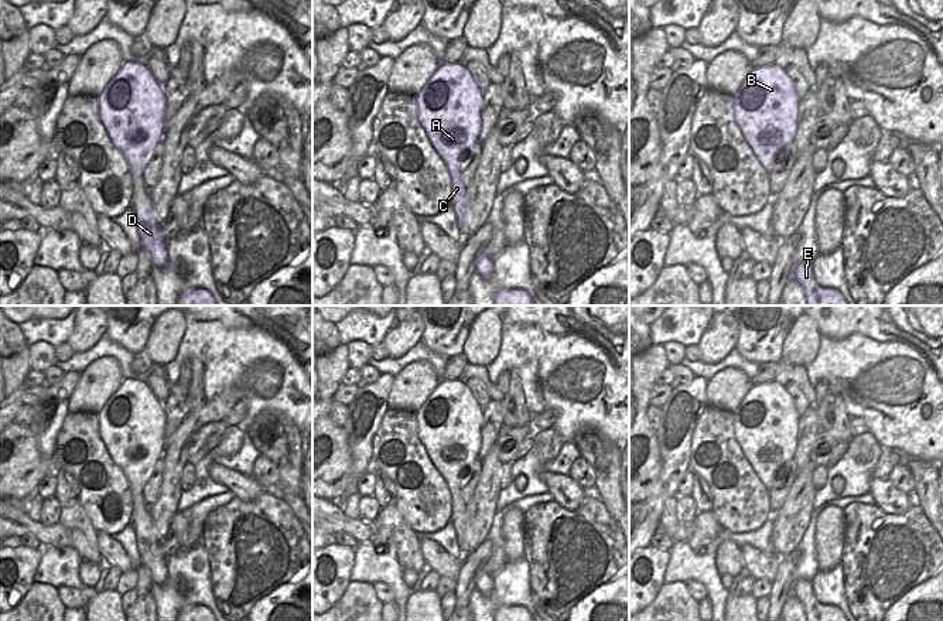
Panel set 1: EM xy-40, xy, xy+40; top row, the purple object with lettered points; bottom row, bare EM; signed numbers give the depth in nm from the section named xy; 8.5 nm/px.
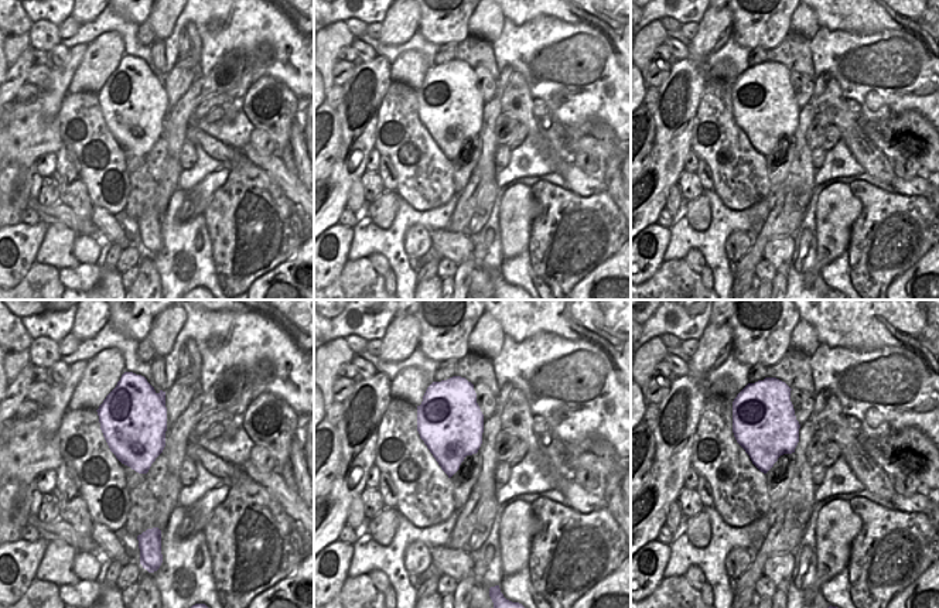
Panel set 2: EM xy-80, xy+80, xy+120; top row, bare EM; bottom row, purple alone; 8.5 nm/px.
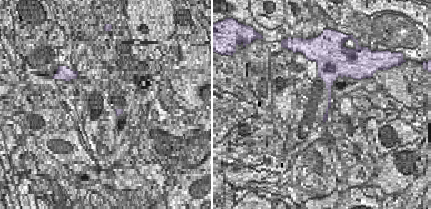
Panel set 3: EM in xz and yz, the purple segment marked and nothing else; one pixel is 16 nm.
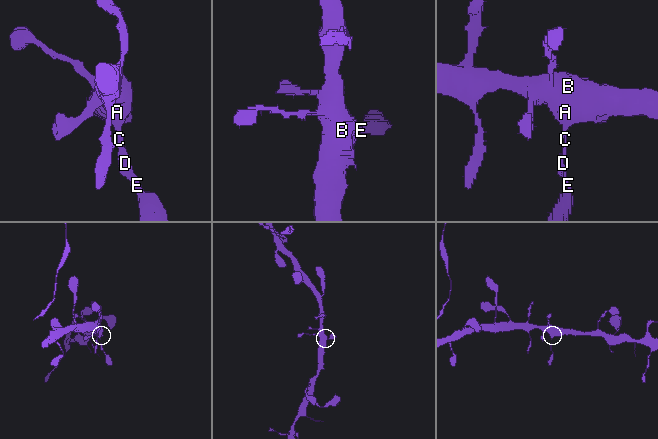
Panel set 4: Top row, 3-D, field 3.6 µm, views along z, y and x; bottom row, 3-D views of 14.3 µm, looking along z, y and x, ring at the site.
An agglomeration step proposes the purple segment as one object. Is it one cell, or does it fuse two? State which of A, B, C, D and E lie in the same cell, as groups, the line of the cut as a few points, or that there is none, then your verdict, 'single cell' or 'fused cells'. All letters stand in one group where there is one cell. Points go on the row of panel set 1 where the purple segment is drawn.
groups A B C D E; cut none; single cell

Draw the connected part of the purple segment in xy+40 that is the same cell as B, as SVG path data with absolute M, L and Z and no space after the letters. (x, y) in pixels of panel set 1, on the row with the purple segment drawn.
M775 64L754 68L732 96L735 123L768 173L778 151L793 143L799 102L793 82Z

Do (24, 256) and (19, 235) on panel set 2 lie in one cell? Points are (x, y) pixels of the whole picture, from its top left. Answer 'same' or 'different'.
same

